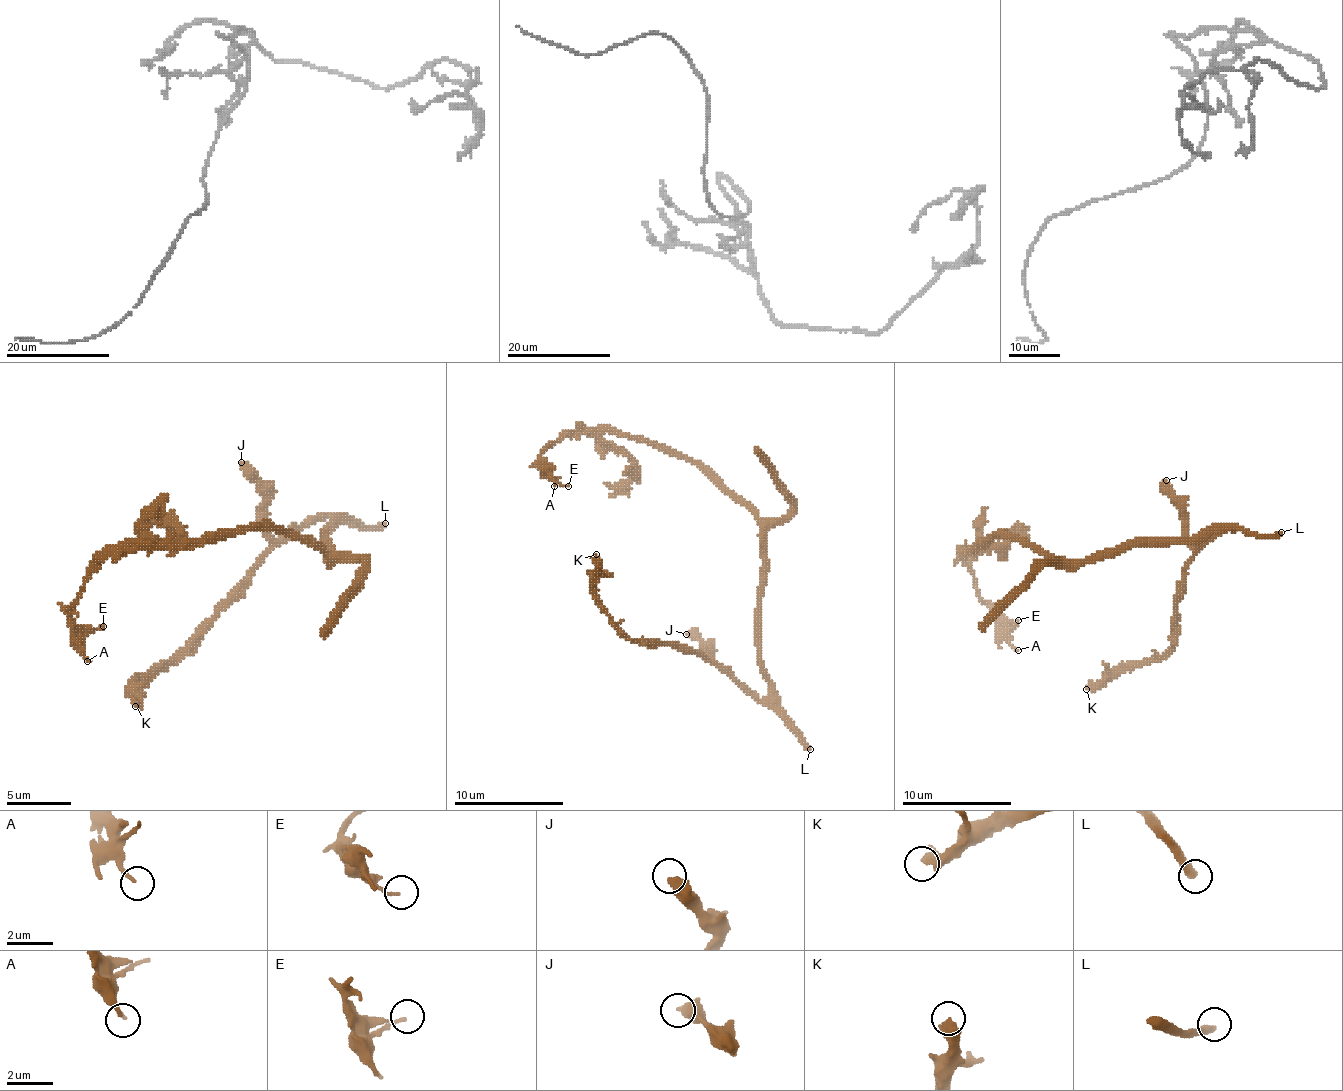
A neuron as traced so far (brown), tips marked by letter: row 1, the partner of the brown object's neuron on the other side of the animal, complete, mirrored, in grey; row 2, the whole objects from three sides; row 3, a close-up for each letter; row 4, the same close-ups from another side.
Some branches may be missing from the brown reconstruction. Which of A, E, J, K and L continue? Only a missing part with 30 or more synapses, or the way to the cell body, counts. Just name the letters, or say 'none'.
K, L

